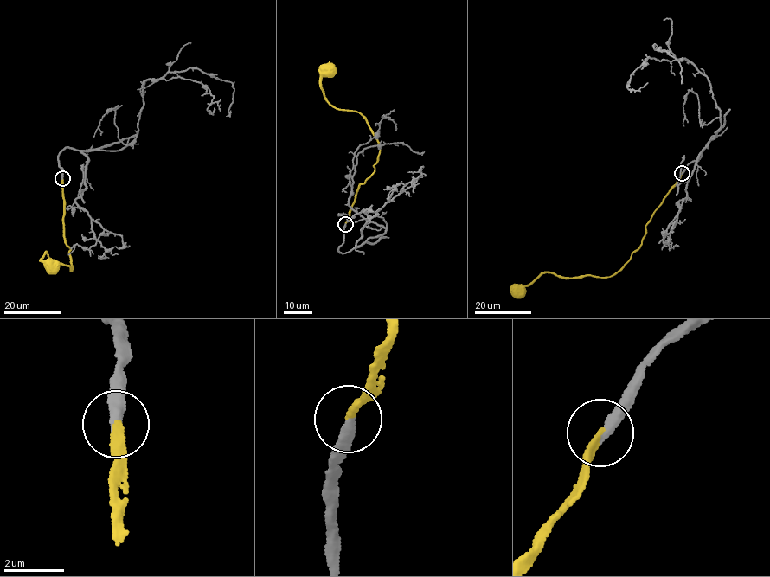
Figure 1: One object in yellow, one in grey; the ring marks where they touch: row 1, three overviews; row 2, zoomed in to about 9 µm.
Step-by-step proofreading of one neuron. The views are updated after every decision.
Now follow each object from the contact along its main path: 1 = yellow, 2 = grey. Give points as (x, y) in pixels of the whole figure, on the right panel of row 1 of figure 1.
1: (682, 173), (645, 226), (642, 244), (619, 270), (609, 277), (566, 278), (543, 272), (519, 286), (519, 291)
2: (682, 173), (720, 130), (720, 111), (709, 78), (689, 60), (655, 50), (653, 45), (678, 61), (683, 83)

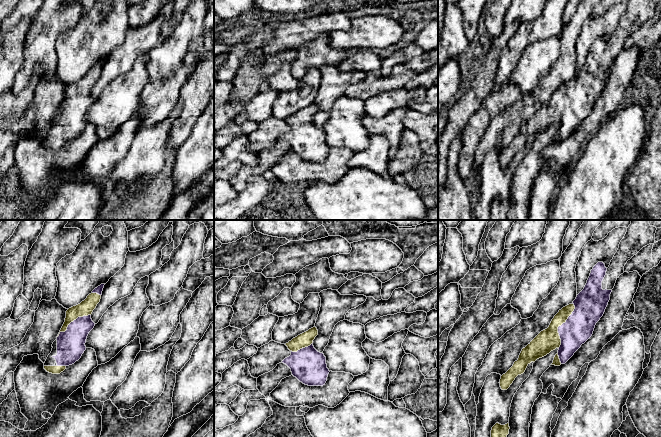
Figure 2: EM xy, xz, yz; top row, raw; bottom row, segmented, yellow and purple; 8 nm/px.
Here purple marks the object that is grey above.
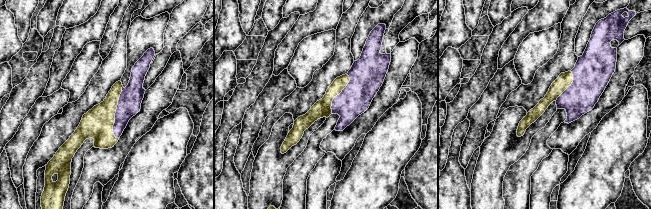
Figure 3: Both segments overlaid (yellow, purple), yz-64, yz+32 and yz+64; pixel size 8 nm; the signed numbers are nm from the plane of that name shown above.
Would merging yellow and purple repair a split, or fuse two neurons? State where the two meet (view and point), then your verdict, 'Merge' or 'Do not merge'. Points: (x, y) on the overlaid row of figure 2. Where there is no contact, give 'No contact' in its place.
Touches yellow at yz (560, 325). Merge

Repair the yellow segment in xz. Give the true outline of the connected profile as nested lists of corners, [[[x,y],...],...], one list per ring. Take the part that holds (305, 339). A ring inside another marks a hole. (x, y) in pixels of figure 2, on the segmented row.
[[[313,327],[286,343],[291,355],[282,361],[291,369],[294,377],[308,386],[325,385],[330,372],[326,357],[313,346],[317,335],[318,330]]]

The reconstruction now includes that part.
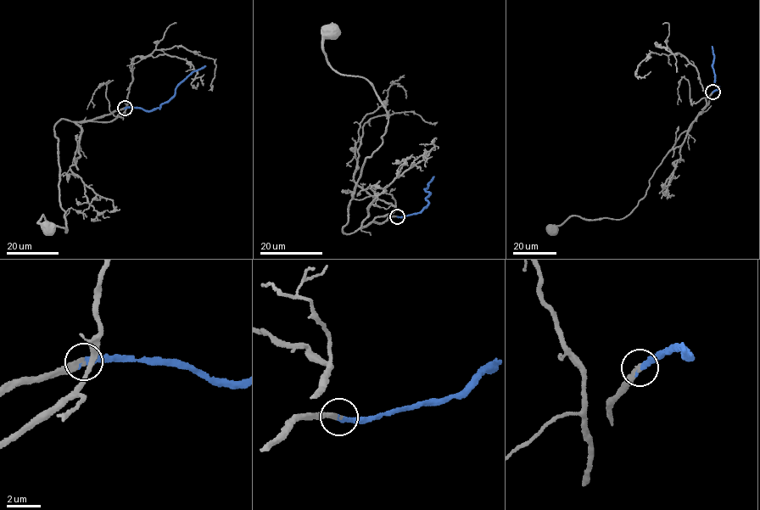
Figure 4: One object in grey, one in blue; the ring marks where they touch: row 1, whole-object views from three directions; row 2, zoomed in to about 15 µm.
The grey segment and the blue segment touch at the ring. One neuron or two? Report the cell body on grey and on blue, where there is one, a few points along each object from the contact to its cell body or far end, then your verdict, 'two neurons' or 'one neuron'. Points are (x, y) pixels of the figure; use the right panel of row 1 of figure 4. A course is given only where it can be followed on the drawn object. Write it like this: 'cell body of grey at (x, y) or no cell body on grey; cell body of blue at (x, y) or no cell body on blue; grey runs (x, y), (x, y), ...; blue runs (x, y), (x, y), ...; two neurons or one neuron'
cell body of grey at (552, 231); no cell body on blue; grey runs (712, 92), (628, 214), (589, 221), (572, 215), (553, 230); blue runs (712, 92), (719, 89), (715, 84), (712, 46); one neuron

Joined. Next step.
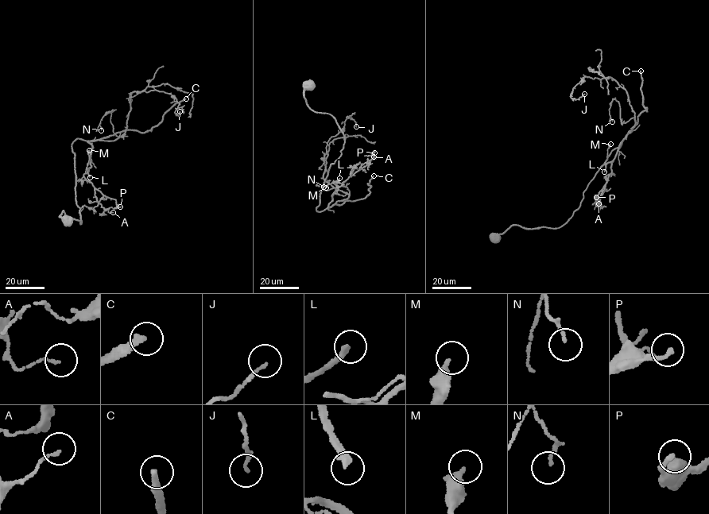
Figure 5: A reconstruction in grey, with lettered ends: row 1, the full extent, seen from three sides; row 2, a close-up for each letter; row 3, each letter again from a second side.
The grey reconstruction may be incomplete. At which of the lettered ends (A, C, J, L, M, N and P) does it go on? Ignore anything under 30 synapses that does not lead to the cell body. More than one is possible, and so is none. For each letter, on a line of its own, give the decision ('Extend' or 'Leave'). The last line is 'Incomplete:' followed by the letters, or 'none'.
A: Leave
C: Extend
J: Leave
L: Extend
M: Leave
N: Leave
P: Leave
Incomplete: C, L

